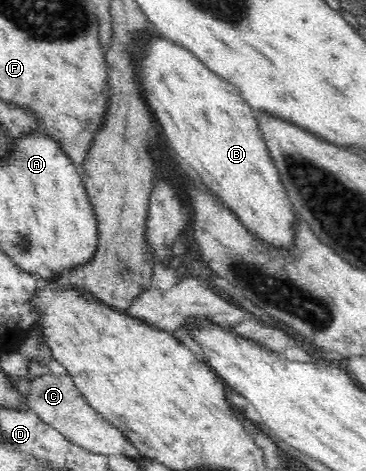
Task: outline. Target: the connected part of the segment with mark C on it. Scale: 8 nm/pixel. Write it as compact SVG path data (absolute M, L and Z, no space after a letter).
M47 373L35 377L30 383L31 388L26 395L26 406L39 418L56 428L69 442L80 446L98 455L123 455L125 454L125 444L128 441L126 436L113 426L108 420L105 420L98 411L91 408L87 399L77 390L72 376L55 376L53 373Z

